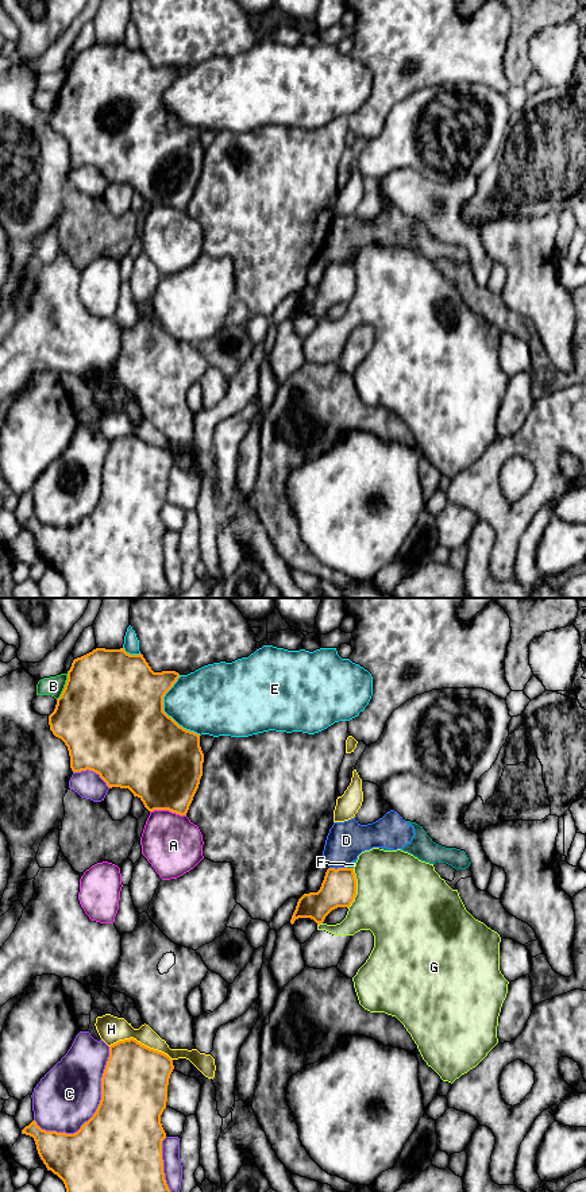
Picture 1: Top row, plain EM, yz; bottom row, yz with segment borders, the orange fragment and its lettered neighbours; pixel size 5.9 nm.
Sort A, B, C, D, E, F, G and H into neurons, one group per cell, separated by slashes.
A / B / C / D F / E / G / H

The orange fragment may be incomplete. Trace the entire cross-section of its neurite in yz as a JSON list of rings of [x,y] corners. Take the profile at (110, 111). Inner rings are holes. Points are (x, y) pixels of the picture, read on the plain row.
[[[96,43],[73,55],[54,107],[49,111],[53,130],[68,142],[73,167],[93,166],[109,184],[128,184],[149,207],[169,205],[186,211],[203,171],[204,148],[200,130],[180,121],[163,107],[163,92],[180,73],[176,66],[154,67],[142,49]]]

